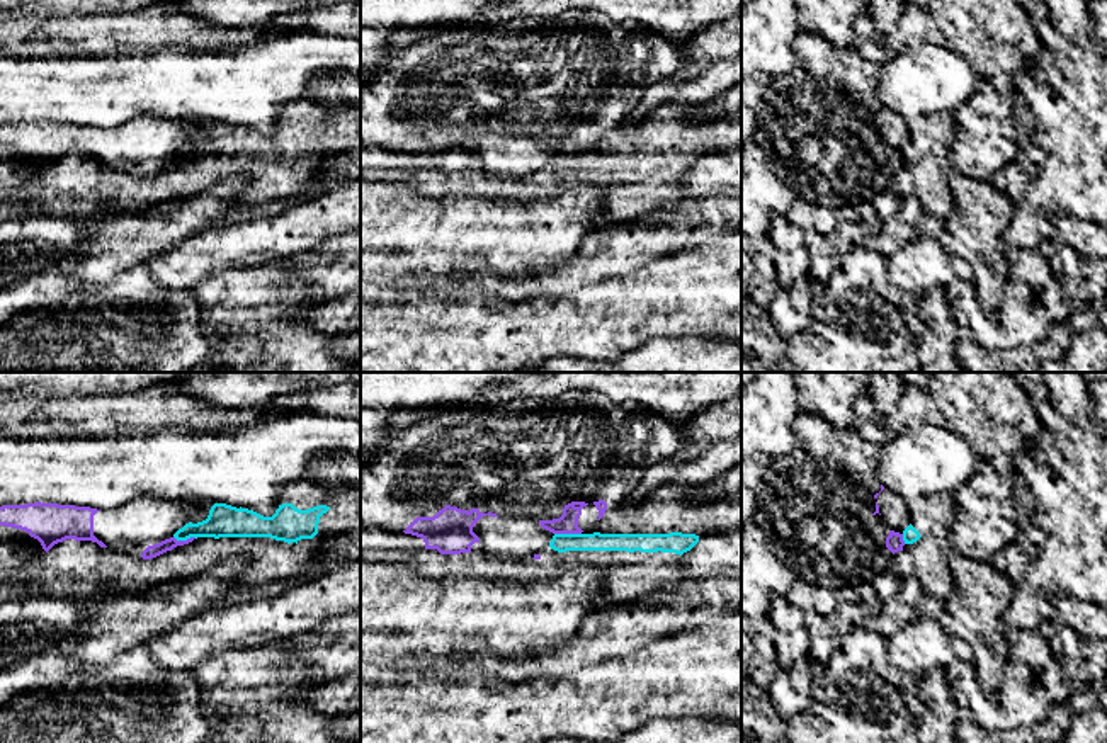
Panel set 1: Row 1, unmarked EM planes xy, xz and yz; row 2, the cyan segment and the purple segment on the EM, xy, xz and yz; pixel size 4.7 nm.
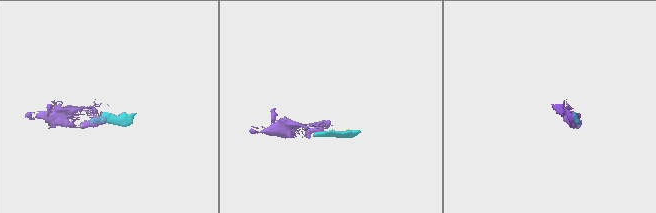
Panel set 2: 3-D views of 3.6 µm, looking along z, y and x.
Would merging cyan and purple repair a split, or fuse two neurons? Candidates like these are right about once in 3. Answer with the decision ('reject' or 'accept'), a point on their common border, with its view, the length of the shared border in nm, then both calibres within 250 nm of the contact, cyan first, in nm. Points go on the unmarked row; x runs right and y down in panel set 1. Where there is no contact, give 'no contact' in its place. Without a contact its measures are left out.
reject; meets cyan in xz at (568, 153); contact 130 nm long; 90 nm thick on the cyan side, 100 nm on the other

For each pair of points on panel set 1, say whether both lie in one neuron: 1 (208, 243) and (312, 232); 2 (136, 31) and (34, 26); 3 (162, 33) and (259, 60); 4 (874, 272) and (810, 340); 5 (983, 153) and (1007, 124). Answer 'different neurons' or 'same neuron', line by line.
1: same neuron
2: same neuron
3: different neurons
4: same neuron
5: same neuron

